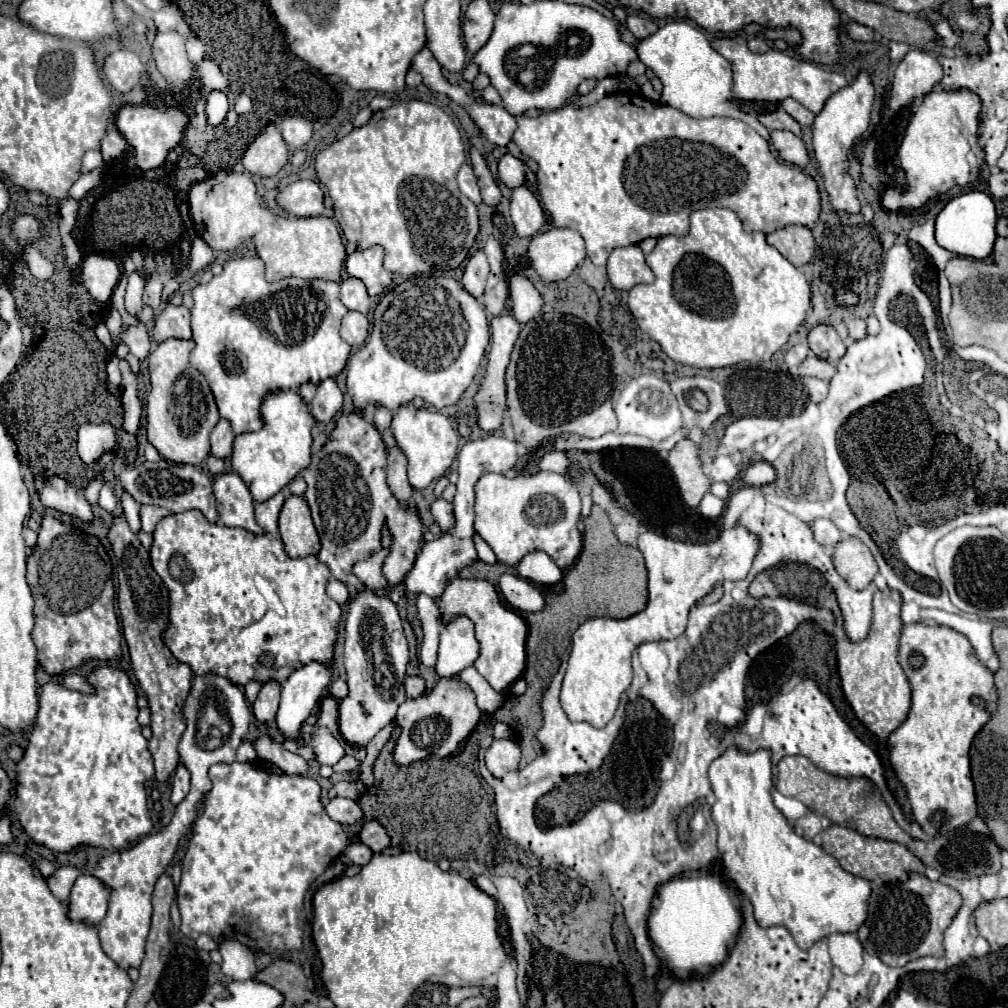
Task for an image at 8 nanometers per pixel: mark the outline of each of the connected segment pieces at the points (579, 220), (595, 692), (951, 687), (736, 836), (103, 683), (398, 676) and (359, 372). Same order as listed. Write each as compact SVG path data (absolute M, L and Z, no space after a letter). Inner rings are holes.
M616 92L610 96L604 96L600 102L596 102L594 106L574 106L574 102L564 104L560 110L552 110L552 112L540 112L536 118L526 118L520 116L518 118L518 130L512 138L516 142L516 146L520 148L520 152L528 158L532 158L538 164L538 172L536 172L536 188L538 188L539 199L543 202L543 207L554 220L556 228L574 228L580 232L580 236L586 242L586 252L590 256L590 260L594 264L606 264L608 254L618 248L618 246L630 246L630 244L638 244L644 238L660 238L660 236L668 236L668 234L676 234L676 236L684 236L688 232L688 216L692 210L698 208L710 208L710 206L718 206L718 208L730 208L738 214L738 218L744 224L746 232L764 232L770 234L778 228L784 228L788 224L802 224L812 228L818 220L820 214L820 192L818 192L818 184L814 182L814 178L810 178L808 174L804 174L800 168L790 166L786 162L780 162L768 148L768 142L756 132L752 130L746 122L742 120L734 120L734 118L692 118L672 106L654 106L654 102L644 100L642 94L636 92Z
M740 524L728 528L718 540L690 544L673 540L648 529L638 538L638 548L644 554L648 568L648 606L646 610L624 618L592 618L586 620L572 638L572 654L564 676L560 702L572 722L588 722L596 728L604 726L616 712L620 694L632 682L630 658L638 644L648 640L678 638L686 630L688 610L724 580L742 580L752 566L760 548L760 540Z
M906 624L898 656L912 686L912 708L906 722L890 734L890 764L906 788L914 820L928 838L936 838L976 816L968 752L976 732L996 710L994 674L980 664L968 638L946 626Z
M728 748L712 762L710 784L718 798L712 806L712 820L718 826L724 874L750 898L756 922L762 928L788 928L804 950L830 934L858 932L868 916L870 882L842 870L834 856L790 828L770 796L770 752L742 754L736 748Z
M110 666L94 668L88 680L96 688L96 694L74 692L54 682L42 688L34 730L24 758L16 766L16 816L26 834L52 852L70 852L78 844L120 850L142 840L152 830L144 780L154 776L154 762L148 752L148 740L142 736L142 726L136 722L136 688L122 670Z
M384 524L380 550L372 552L368 560L360 560L352 566L352 572L362 582L362 590L350 596L346 604L344 668L348 676L348 696L338 702L338 726L344 740L352 746L366 746L380 728L394 720L398 704L406 700L404 678L408 664L408 640L404 636L396 604L388 598L388 594L380 594L380 590L388 590L382 566L390 546L392 534Z
M418 276L398 284L378 302L374 310L374 322L370 338L364 348L358 348L350 356L346 388L352 396L354 410L364 414L366 406L384 406L390 412L410 404L414 398L422 398L432 408L444 408L458 402L464 390L472 384L478 364L486 352L490 340L490 324L484 306L472 298L458 280Z

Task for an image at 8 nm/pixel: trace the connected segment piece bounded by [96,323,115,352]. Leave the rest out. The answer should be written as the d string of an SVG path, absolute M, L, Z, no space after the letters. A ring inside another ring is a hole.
M99 323L96 326L96 336L109 351L113 352L115 350L110 332L108 332L108 328L106 328L104 323Z

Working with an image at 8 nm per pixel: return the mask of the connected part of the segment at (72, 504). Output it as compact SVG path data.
M48 476L42 482L38 496L40 496L40 502L48 508L66 512L70 516L78 516L80 520L86 520L86 522L92 520L92 510L90 510L88 500L84 500L84 496L78 494L76 488L72 488L60 476Z

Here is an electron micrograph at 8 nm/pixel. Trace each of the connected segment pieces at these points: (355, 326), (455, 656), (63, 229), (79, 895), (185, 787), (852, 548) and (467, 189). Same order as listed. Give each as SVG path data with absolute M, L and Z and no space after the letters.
M348 312L342 320L340 326L340 336L350 344L350 346L362 346L370 330L370 322L364 314L360 312Z
M456 616L448 624L444 624L440 632L438 646L438 676L452 678L458 676L460 670L472 666L480 654L480 644L474 636L474 624L468 616Z
M68 198L66 200L66 204L60 208L60 212L58 212L58 222L60 222L60 237L64 236L64 234L70 234L74 225L76 223L76 212L78 212L78 200L74 200L74 198Z
M82 874L72 888L70 894L70 912L68 916L72 920L84 920L88 924L98 924L108 910L108 900L110 900L110 888L98 880L96 876Z
M180 764L174 772L174 778L172 778L172 794L170 794L170 802L172 804L180 804L184 800L184 796L188 794L190 790L190 774L188 770Z
M844 538L834 546L832 560L840 576L856 590L866 588L878 572L878 564L870 548L858 538Z
M464 164L458 172L458 188L464 196L468 196L474 204L480 204L482 202L482 196L480 196L480 188L476 184L476 176L474 176L474 170L470 164Z

